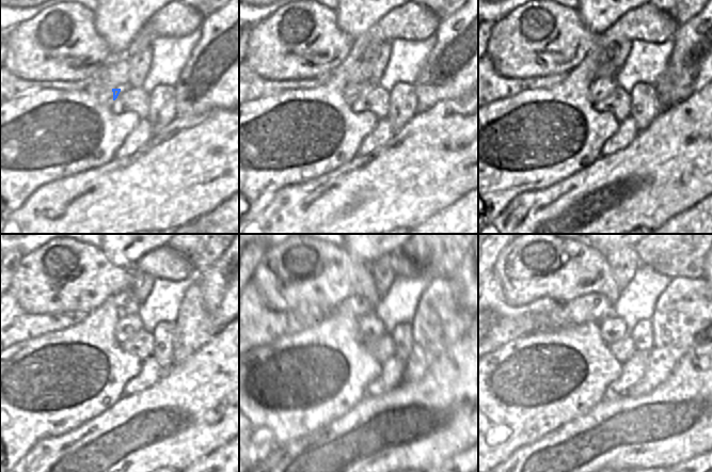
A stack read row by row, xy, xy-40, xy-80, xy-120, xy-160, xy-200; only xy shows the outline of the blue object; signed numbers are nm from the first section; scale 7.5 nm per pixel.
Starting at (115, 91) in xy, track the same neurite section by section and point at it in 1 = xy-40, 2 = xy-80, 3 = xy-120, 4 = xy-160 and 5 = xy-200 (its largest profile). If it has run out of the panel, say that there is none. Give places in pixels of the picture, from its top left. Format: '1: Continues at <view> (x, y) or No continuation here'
1: Continues at xy-40 (358, 90)
2: Continues at xy-80 (600, 88)
3: Continues at xy-120 (127, 326)
4: Continues at xy-160 (370, 328)
5: Continues at xy-200 (612, 329)

